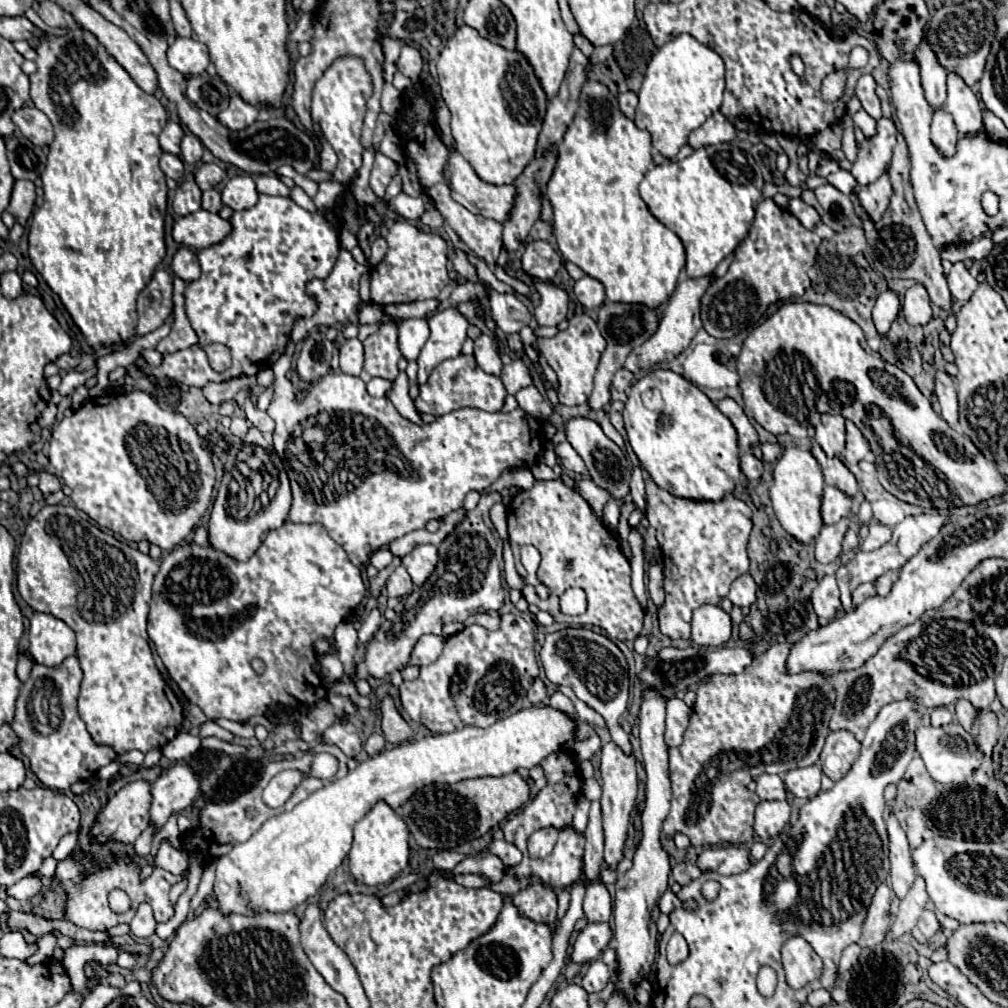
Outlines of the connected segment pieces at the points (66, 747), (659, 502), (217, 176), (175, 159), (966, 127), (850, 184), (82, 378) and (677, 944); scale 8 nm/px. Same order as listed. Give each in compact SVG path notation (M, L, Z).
M77 656L67 658L57 668L33 664L29 680L23 684L15 706L15 720L11 722L13 732L19 738L19 750L29 758L33 774L47 786L69 794L77 782L91 780L101 766L107 766L115 752L109 746L97 746L85 724L77 714L77 696L83 672Z
M645 470L643 478L647 488L645 516L657 530L665 566L665 606L659 608L659 628L673 640L689 638L693 610L703 604L719 604L729 586L749 570L745 546L751 532L751 510L733 494L719 502L689 500L659 488Z
M201 164L197 174L195 174L195 182L201 190L211 190L217 184L221 184L225 178L225 170L221 170L217 164Z
M163 154L161 156L161 162L159 162L161 170L165 172L167 178L173 178L173 180L181 180L183 178L183 162L179 156L173 156L173 154Z
M957 74L947 76L947 96L949 98L945 110L953 116L957 130L965 136L975 136L975 132L983 132L983 136L991 140L981 118L981 106L977 96Z
M839 170L839 172L831 172L829 174L829 182L837 188L837 190L841 190L843 194L851 194L853 192L853 188L855 188L855 178L851 176L851 172L847 172L847 170Z
M93 366L91 370L85 370L85 372L71 370L71 372L67 372L67 376L63 378L63 382L61 382L61 386L57 388L57 392L59 392L61 396L69 396L75 388L83 386L91 376L97 376L97 366Z
M675 932L667 944L667 960L671 964L681 964L683 960L687 960L687 942L683 940L683 936L679 936L679 932Z

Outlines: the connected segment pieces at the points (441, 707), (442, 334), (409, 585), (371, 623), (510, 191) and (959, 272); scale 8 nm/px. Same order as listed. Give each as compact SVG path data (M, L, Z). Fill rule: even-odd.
M503 614L497 630L467 626L459 634L449 636L445 640L441 656L433 664L421 666L417 680L403 682L399 686L401 704L413 720L421 722L433 732L455 732L467 724L487 728L501 716L513 714L523 708L525 694L537 674L539 666L535 658L533 628L521 616ZM499 664L507 666L509 678L501 678L501 668L497 668ZM493 672L497 672L497 676L491 676ZM495 688L503 688L503 692L497 692Z
M447 308L441 314L435 314L429 320L429 340L425 342L419 354L419 372L417 384L423 386L431 374L431 370L447 358L455 358L461 354L461 346L467 338L469 322L455 308Z
M397 566L389 580L387 580L387 594L389 598L403 598L403 596L409 596L413 590L413 582L411 582L411 576L407 574L405 566Z
M373 608L369 612L369 616L363 620L361 628L359 628L359 642L357 642L357 646L367 644L367 640L371 640L371 636L379 630L379 624L381 624L381 614L379 614L377 608Z
M449 148L445 178L451 188L451 198L463 204L469 212L493 218L497 222L507 220L515 196L513 184L493 186L483 182L469 162L457 152L457 148Z
M963 262L953 264L953 270L949 272L947 282L949 282L949 290L951 290L953 298L959 300L961 304L965 304L973 296L975 288L979 286L979 282L969 274L969 270L963 266Z

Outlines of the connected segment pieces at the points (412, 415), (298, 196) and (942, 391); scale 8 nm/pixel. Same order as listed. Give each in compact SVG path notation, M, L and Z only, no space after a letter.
M399 372L399 376L395 378L393 382L393 390L389 394L389 400L393 403L393 406L399 410L399 414L415 424L423 424L419 414L417 414L417 408L415 408L414 401L409 395L409 378L405 372Z
M295 186L295 188L291 190L291 198L293 198L301 208L305 208L305 210L309 210L309 212L315 212L315 204L313 204L313 200L305 194L305 190L303 190L301 186Z
M945 370L935 372L935 396L941 404L941 416L949 424L957 424L957 394L953 378Z

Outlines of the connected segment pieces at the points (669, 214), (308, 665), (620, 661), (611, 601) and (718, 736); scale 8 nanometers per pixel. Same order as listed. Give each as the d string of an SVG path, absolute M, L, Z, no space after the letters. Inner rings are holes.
M717 144L709 148L699 148L681 162L653 166L639 186L641 198L647 204L649 212L681 238L687 254L685 270L689 278L711 274L717 268L717 264L725 256L729 256L739 246L739 242L743 242L755 216L755 206L761 200L761 190L763 190L763 176L753 172L753 166L745 162L745 152L741 152L735 144Z
M287 520L281 528L267 534L265 542L247 562L239 562L211 548L211 544L199 546L185 542L175 546L161 560L161 570L153 582L147 632L169 676L191 704L197 704L211 720L227 718L247 722L275 708L307 710L327 696L327 684L315 670L315 642L325 640L331 646L331 654L337 654L335 628L351 614L363 596L365 586L359 568L329 536L327 528L317 522L295 524ZM253 658L265 662L263 674L251 668Z
M565 628L545 636L541 648L541 662L547 678L555 686L569 686L579 700L597 710L611 732L611 738L617 746L623 748L625 754L631 754L631 742L627 732L619 726L619 716L627 710L627 662L623 652L603 634L597 634L587 628Z
M541 480L535 482L535 486L531 490L521 490L509 504L507 508L507 522L509 522L509 544L511 550L515 554L515 564L517 564L517 572L521 576L527 576L521 560L519 560L519 550L525 544L533 544L539 554L541 554L541 566L537 570L537 578L541 584L545 584L551 590L551 596L547 600L541 600L535 592L535 586L525 586L523 588L523 596L529 604L535 604L539 610L549 610L555 616L559 616L559 596L573 586L579 586L585 590L587 594L587 612L581 616L565 616L563 614L563 622L565 624L573 624L573 626L597 626L603 632L607 632L609 638L615 640L635 640L641 634L643 628L643 610L631 590L631 568L629 562L625 560L621 548L619 548L619 540L613 536L613 532L607 534L607 528L597 522L597 518L593 516L593 510L589 508L589 504L581 498L581 494L575 488L567 488L561 482L555 480Z
M791 642L787 644L773 644L769 646L763 654L759 654L741 674L715 674L709 676L705 682L701 682L697 686L697 700L693 706L693 714L691 714L691 722L689 728L685 730L685 740L681 746L677 748L669 748L669 778L671 778L671 788L673 788L673 796L671 796L671 812L667 814L667 820L663 822L663 834L667 838L673 838L677 832L689 836L693 846L715 846L715 844L747 844L753 840L755 832L753 832L753 812L755 812L757 804L760 802L756 793L747 788L749 780L753 780L753 776L759 776L763 772L767 774L785 774L789 770L795 768L803 768L803 766L811 766L817 764L821 748L825 744L827 738L827 722L833 714L833 704L835 704L835 684L831 676L823 676L823 672L799 672L799 674L787 674L787 656L791 652Z

